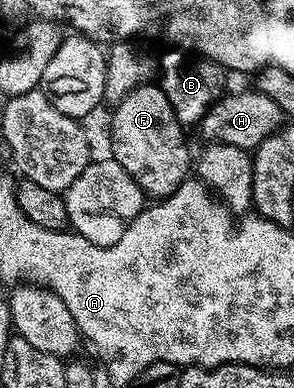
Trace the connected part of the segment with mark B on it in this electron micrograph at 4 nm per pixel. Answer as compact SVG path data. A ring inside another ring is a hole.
M116 42L107 49L108 65L106 66L106 86L104 87L104 100L115 106L119 100L126 98L130 90L140 84L147 84L155 77L166 98L170 98L170 106L174 106L174 114L178 122L185 126L196 126L213 103L220 99L220 76L222 70L217 64L211 64L203 58L189 58L179 50L164 50L160 61L156 61L148 52L135 48L132 42ZM156 72L156 76L154 75Z

